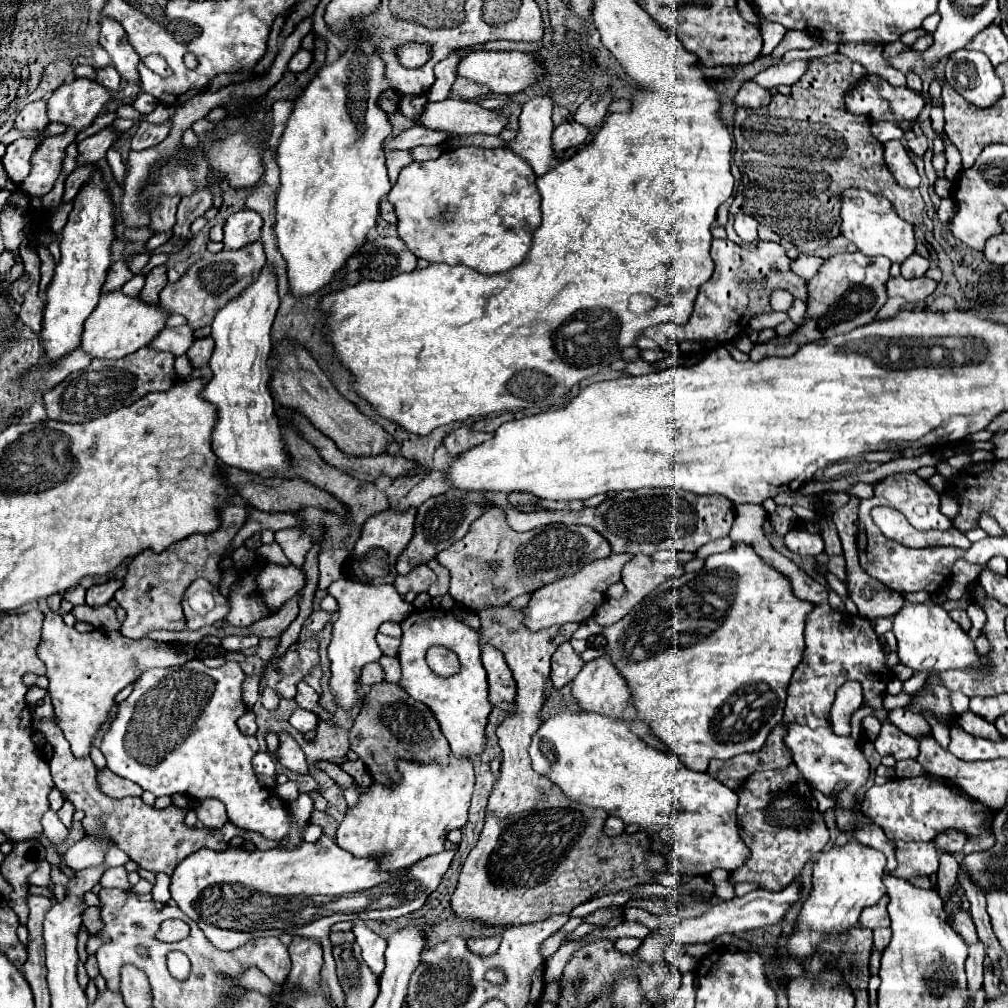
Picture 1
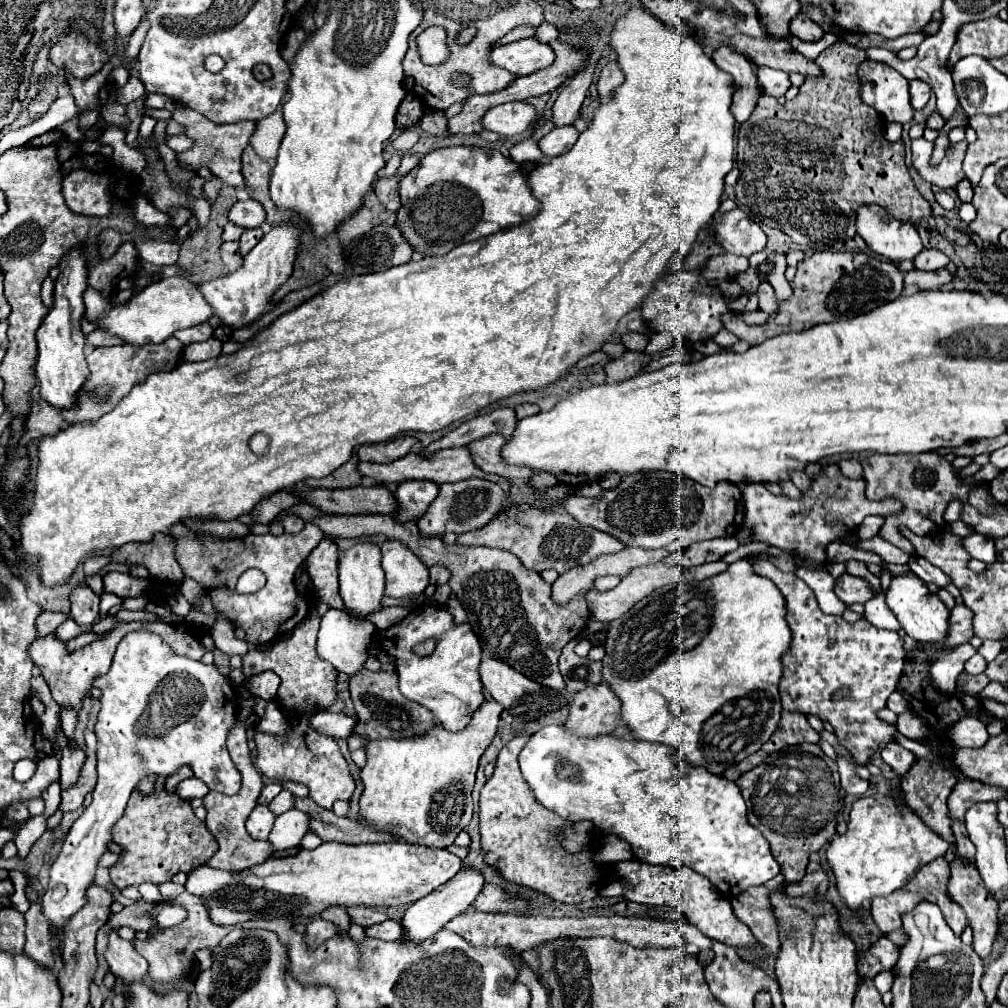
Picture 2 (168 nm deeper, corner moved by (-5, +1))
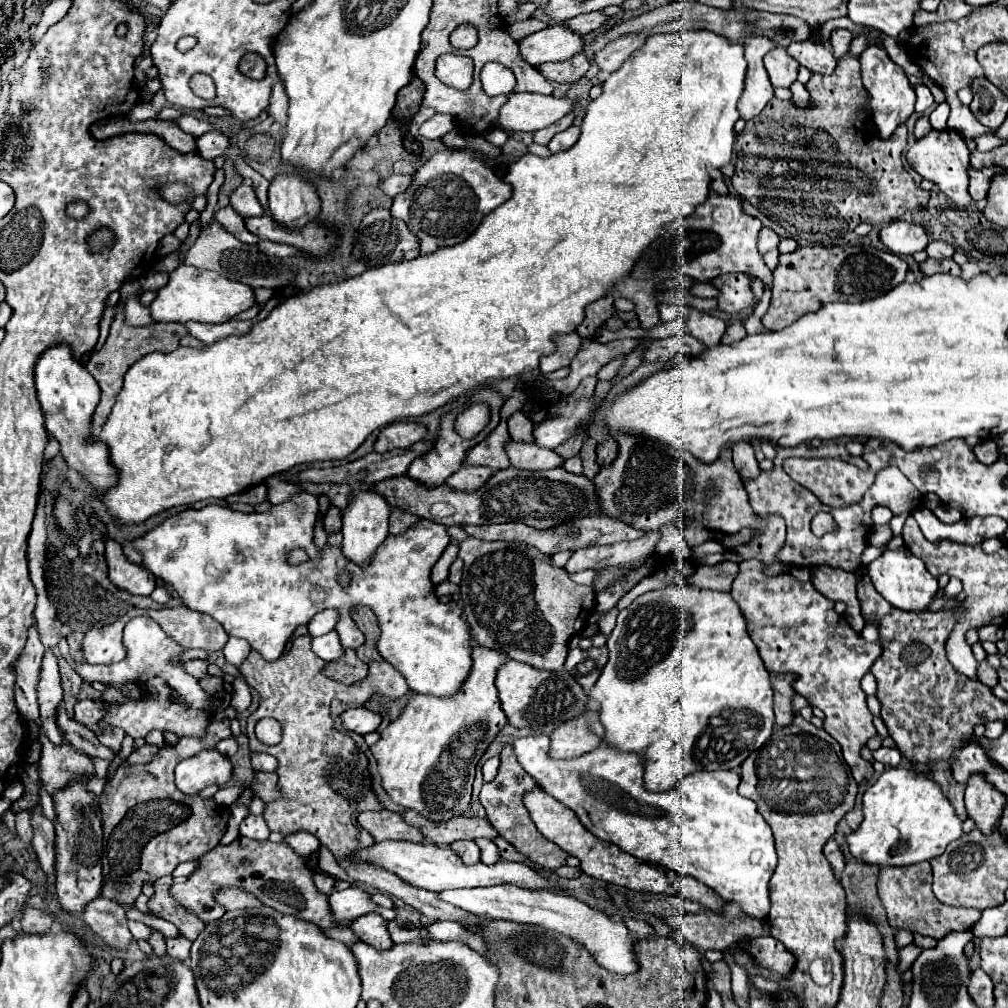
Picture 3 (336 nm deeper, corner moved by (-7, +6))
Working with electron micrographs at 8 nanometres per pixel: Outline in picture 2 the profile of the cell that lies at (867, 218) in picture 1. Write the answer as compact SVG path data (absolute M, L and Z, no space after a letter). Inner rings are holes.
M876 204L862 206L858 210L856 230L872 252L892 262L912 260L924 248L912 224L892 218Z

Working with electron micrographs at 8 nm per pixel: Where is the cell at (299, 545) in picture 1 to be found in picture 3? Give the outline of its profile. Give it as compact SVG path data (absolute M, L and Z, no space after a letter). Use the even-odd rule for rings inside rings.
M270 477L266 479L268 487L270 487L270 495L268 495L268 501L272 505L278 505L278 503L284 503L288 499L292 499L294 495L298 495L298 491L302 491L302 487L298 485L290 485L290 483L284 483L280 477Z

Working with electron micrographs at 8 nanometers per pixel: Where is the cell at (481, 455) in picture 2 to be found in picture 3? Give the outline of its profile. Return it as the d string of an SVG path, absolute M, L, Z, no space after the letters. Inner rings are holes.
M518 441L506 443L506 453L510 459L510 465L516 469L528 469L528 471L542 471L542 469L554 469L562 465L562 457L558 457L550 449L542 449L538 445L526 445Z

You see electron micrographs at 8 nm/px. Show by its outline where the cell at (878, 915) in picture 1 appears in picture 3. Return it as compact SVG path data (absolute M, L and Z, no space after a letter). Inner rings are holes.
M924 861L920 865L910 865L908 869L882 869L878 877L878 895L886 909L888 923L892 929L918 931L922 935L940 939L950 931L968 931L978 919L978 909L962 909L940 903L932 893L932 869Z

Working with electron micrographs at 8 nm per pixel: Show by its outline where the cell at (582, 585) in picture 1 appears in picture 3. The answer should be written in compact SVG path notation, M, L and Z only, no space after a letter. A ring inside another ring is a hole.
M650 531L636 541L622 541L604 547L586 547L578 549L566 563L568 573L580 573L584 569L606 569L606 567L626 567L646 557L654 555L660 541L660 531Z

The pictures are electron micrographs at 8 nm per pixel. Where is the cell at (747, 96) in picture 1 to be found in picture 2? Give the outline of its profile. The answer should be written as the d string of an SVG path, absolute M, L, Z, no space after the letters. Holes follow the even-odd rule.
M760 66L760 68L758 68L758 80L760 80L760 84L764 86L764 94L774 96L774 98L784 96L786 90L792 86L786 72L772 70L772 68L768 68L768 66Z

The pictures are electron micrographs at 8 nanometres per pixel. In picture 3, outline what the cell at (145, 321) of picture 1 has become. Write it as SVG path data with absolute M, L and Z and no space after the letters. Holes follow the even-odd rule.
M180 265L170 273L170 279L164 287L156 291L156 299L150 303L150 317L154 323L224 323L230 321L236 313L254 305L252 287L238 281L230 281L214 271L194 269L190 265Z

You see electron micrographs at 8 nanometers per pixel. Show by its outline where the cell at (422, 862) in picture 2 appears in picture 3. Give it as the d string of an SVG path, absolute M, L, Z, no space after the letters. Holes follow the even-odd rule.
M382 841L370 849L364 849L362 853L354 853L352 861L366 861L370 865L378 865L380 869L398 875L408 885L414 885L416 889L426 889L426 891L446 891L446 889L460 889L460 887L488 887L488 885L498 885L498 883L516 883L526 889L552 889L554 887L554 881L540 877L536 871L532 871L524 863L500 861L496 865L476 863L474 867L466 867L462 859L450 847L440 847L440 845L426 843L426 841L422 843Z

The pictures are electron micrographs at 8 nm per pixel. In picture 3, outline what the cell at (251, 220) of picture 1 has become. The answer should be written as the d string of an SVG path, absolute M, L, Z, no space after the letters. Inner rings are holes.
M242 183L232 195L230 195L230 205L234 207L236 213L240 213L242 217L258 217L264 215L262 205L258 203L258 197L254 193L254 189L246 183Z

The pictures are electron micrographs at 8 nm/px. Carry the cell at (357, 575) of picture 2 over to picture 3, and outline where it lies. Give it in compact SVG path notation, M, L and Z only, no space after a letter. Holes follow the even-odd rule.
M366 489L356 491L348 509L344 511L344 527L342 527L342 535L344 535L342 553L344 553L344 557L356 561L356 565L366 567L372 561L376 549L388 537L388 515L390 515L388 503L378 493L372 493Z

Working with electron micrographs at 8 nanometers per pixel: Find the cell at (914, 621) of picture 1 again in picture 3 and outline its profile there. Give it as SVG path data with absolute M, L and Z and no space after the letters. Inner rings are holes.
M908 549L900 551L884 551L876 561L872 561L868 567L868 575L872 577L872 583L876 591L896 609L902 611L928 611L928 605L938 595L938 581L928 573L924 567L924 561L908 553Z

